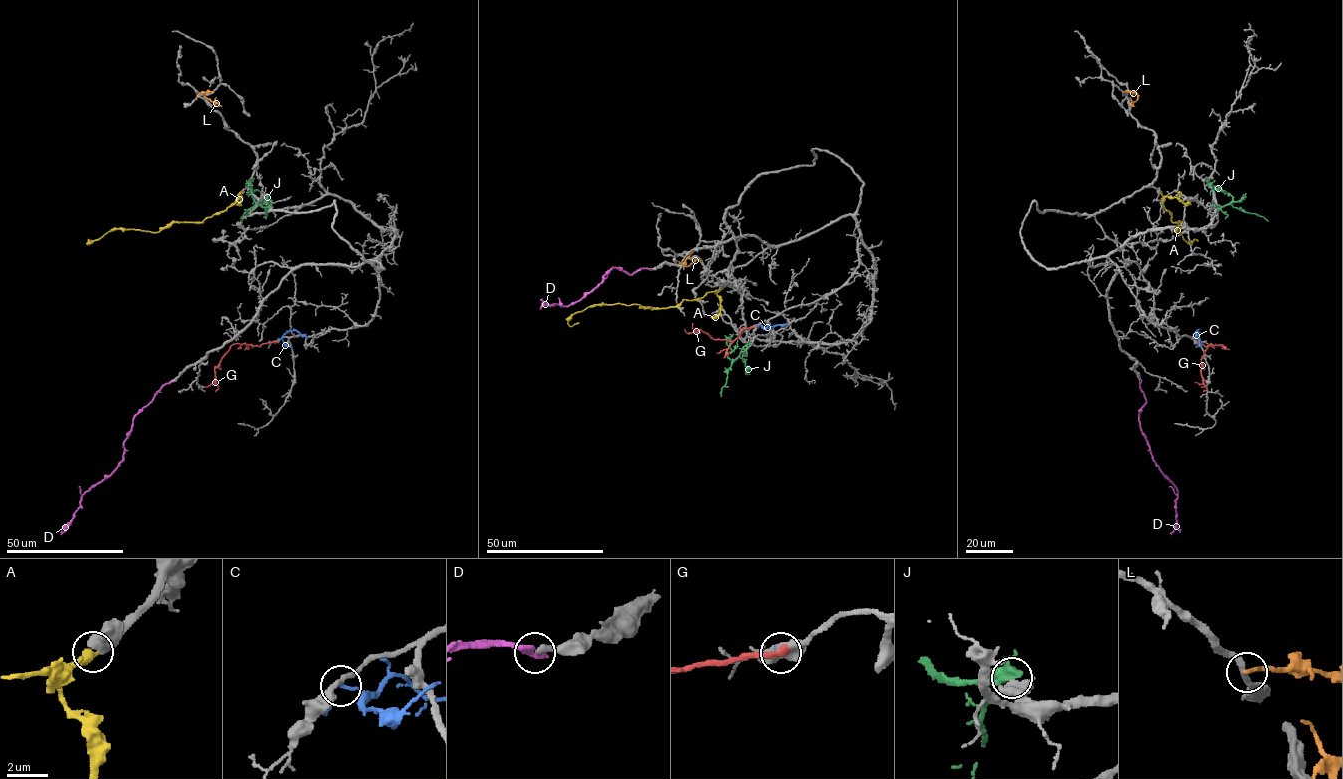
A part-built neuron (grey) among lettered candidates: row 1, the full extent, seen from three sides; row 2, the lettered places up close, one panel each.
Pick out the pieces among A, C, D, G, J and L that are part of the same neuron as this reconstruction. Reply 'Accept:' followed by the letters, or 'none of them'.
Accept: A, G, J

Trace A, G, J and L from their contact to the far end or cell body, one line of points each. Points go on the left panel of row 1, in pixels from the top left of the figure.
A: (241, 193), (222, 212), (202, 222), (171, 222), (156, 232), (112, 229), (92, 242), (88, 240), (99, 239)
G: (276, 342), (260, 346), (233, 344), (215, 367), (218, 387), (215, 392)
J: (270, 206), (260, 205), (248, 193), (252, 190), (247, 186), (252, 180), (250, 179)
L: (213, 92), (204, 95), (221, 106)

